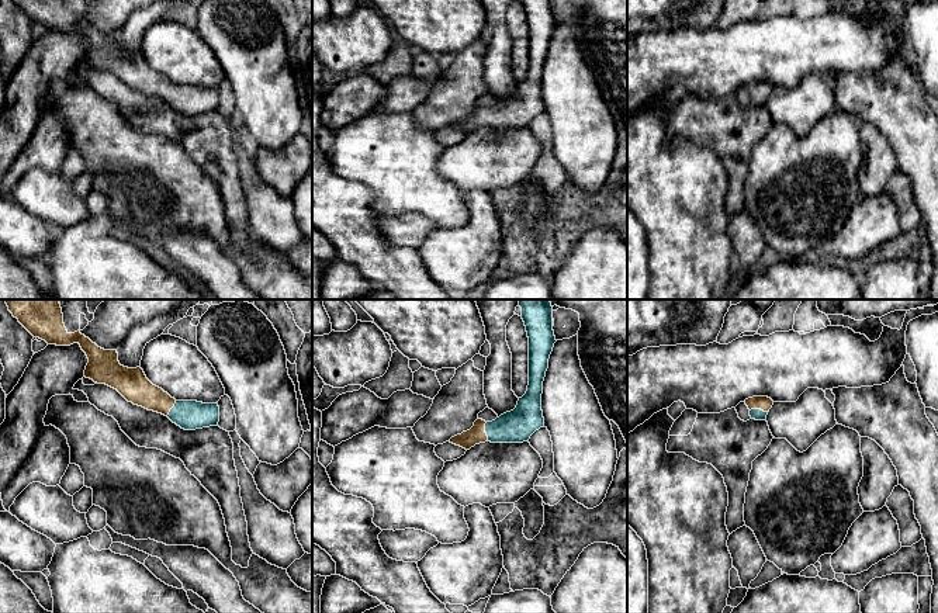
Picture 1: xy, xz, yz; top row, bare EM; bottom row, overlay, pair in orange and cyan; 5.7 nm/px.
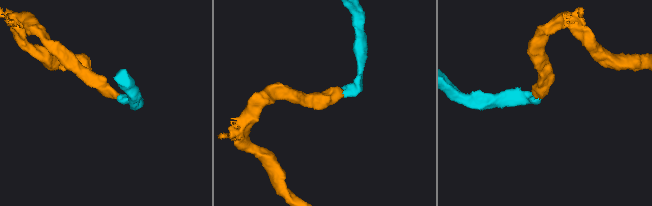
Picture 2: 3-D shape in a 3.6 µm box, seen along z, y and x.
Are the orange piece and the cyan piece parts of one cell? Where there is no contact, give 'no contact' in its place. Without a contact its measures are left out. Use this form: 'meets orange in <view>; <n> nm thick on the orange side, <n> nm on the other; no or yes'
meets orange in xz; 100 nm thick on the orange side, 190 nm on the other; yes

